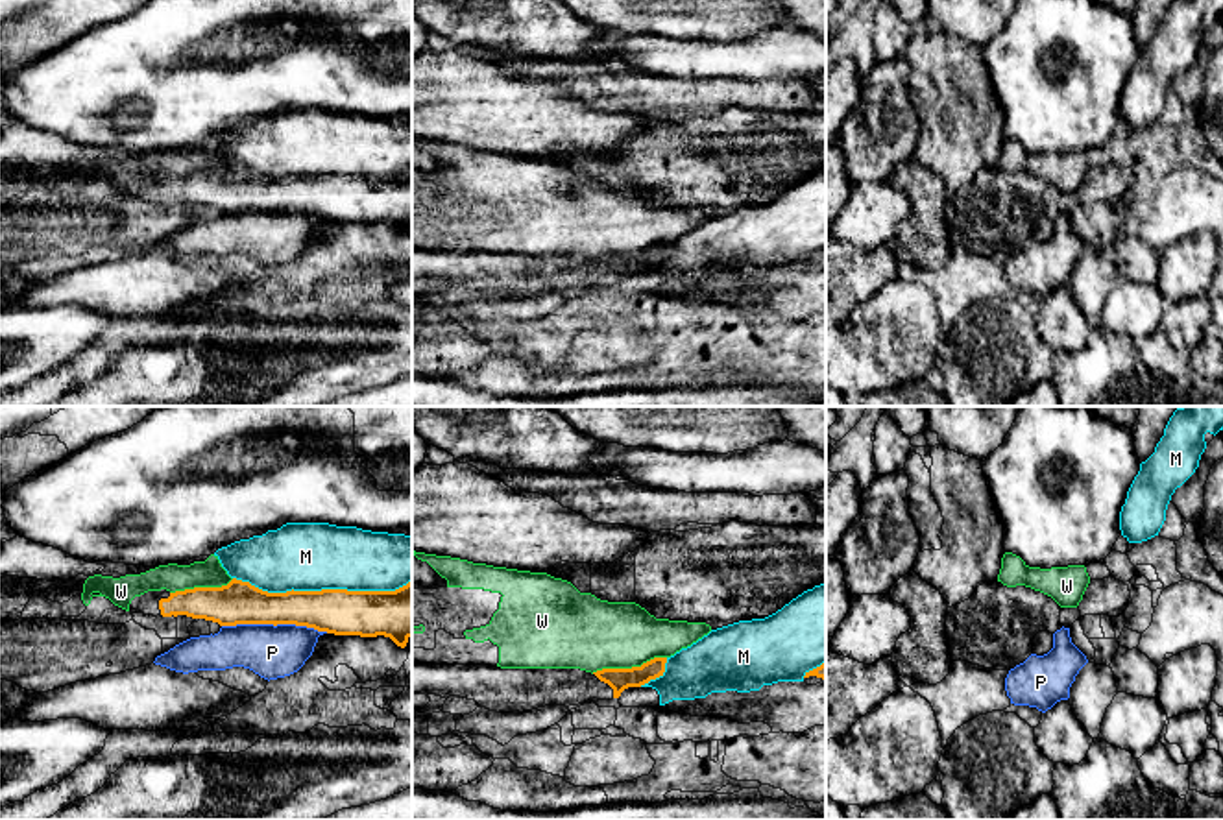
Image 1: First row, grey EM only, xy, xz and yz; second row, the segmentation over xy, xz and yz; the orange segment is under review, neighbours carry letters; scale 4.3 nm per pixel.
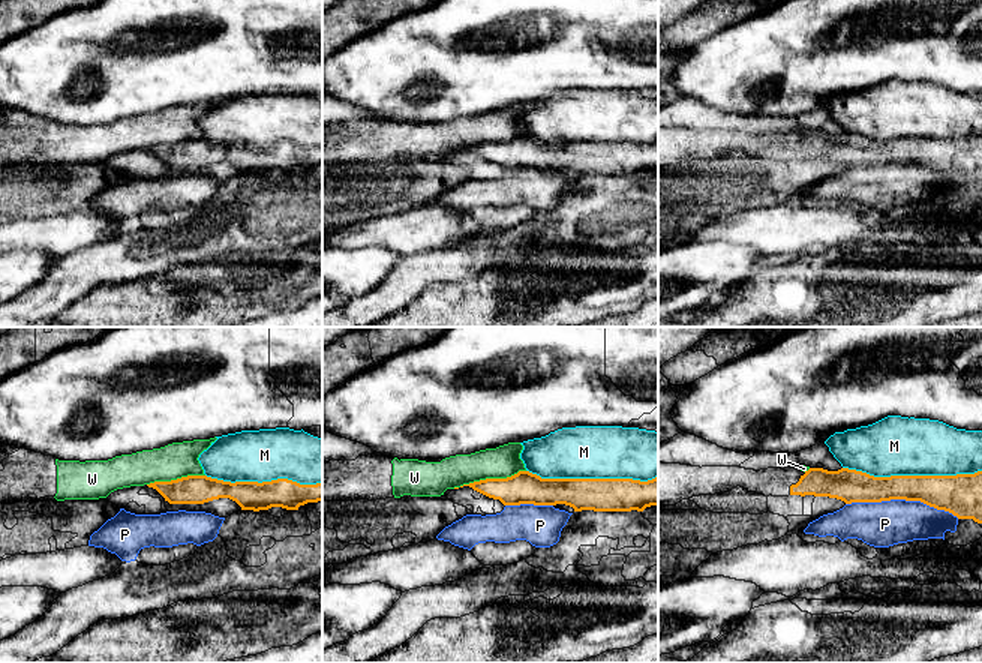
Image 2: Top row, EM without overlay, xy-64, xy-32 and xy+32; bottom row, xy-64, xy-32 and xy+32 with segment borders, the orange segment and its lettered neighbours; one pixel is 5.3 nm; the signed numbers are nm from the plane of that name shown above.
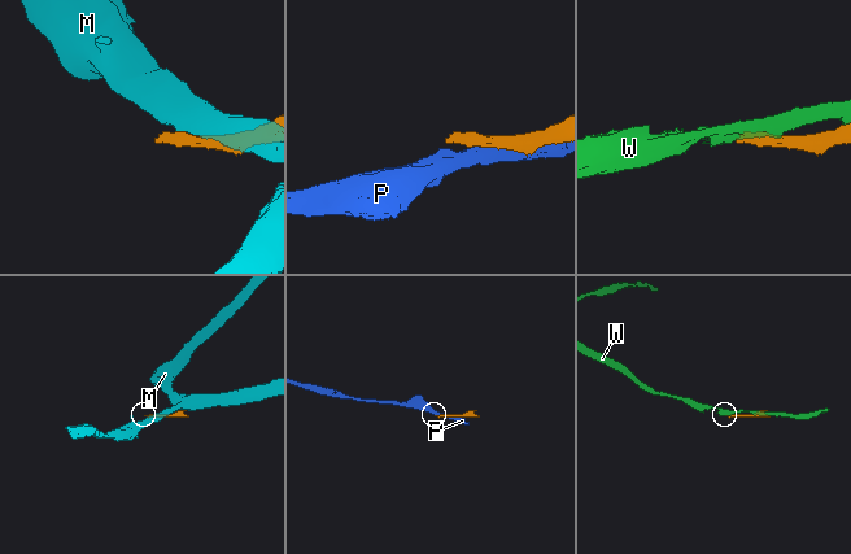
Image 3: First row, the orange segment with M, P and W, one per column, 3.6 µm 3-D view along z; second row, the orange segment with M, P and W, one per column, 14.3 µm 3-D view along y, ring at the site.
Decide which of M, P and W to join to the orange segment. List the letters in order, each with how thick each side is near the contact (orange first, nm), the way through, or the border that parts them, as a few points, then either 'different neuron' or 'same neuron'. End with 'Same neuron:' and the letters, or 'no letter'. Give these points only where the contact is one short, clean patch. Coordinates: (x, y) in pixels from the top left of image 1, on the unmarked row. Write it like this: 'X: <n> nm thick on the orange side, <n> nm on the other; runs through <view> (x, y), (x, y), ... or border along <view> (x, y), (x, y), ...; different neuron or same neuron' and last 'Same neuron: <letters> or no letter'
M: 200 nm thick on the orange side, 300 nm on the other; different neuron
P: 190 nm thick on the orange side, 220 nm on the other; different neuron
W: 100 nm thick on the orange side, 320 nm on the other; different neuron
Same neuron: no letter

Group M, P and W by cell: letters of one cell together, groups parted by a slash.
M / P / W

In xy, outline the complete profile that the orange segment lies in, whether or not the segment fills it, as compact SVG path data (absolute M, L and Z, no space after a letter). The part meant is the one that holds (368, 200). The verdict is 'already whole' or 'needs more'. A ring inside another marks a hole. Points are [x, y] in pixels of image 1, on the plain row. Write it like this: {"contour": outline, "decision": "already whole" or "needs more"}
{"contour": "M233 164L222 174L148 177L131 187L129 198L153 203L187 201L220 212L296 211L334 222L384 222L405 235L412 223L412 168L395 177L268 179Z", "decision": "needs more"}

